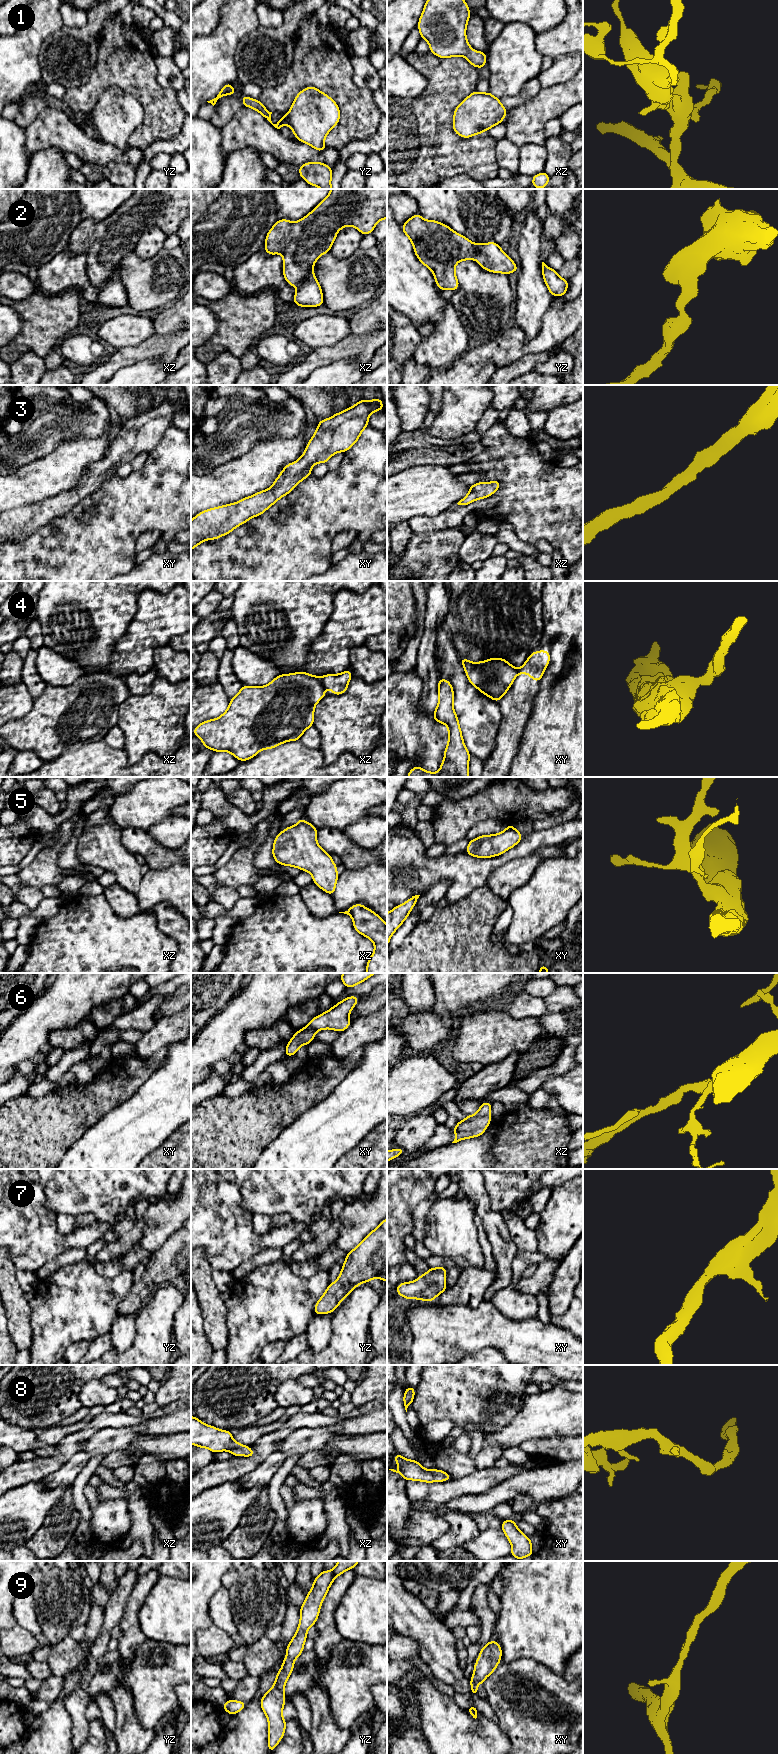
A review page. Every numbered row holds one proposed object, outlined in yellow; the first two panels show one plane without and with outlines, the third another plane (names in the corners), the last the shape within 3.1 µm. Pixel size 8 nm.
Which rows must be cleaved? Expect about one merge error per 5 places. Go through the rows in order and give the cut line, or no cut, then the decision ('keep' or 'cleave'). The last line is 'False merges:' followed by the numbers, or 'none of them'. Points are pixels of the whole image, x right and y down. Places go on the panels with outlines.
1: no cut | keep
2: no cut | keep
3: no cut | keep
4: xz (320, 678), (324, 686) | cleave
5: no cut | keep
6: no cut | keep
7: no cut | keep
8: no cut | keep
9: no cut | keep
False merges: 4

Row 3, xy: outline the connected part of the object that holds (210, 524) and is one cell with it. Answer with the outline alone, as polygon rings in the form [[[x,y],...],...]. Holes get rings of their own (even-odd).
[[[382,398],[359,400],[354,406],[319,421],[302,456],[297,461],[287,464],[270,488],[245,497],[236,503],[204,510],[191,520],[191,550],[205,540],[215,540],[227,535],[249,519],[260,516],[281,497],[288,495],[302,480],[311,476],[313,465],[327,463],[335,453],[348,451],[358,441],[363,430],[369,426],[369,416],[375,411],[383,411]]]

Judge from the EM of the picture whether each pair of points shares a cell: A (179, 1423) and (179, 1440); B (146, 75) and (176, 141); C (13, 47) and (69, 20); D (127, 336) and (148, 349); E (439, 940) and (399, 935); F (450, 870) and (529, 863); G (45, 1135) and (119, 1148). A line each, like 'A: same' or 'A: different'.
A: different
B: different
C: different
D: different
E: different
F: different
G: different

